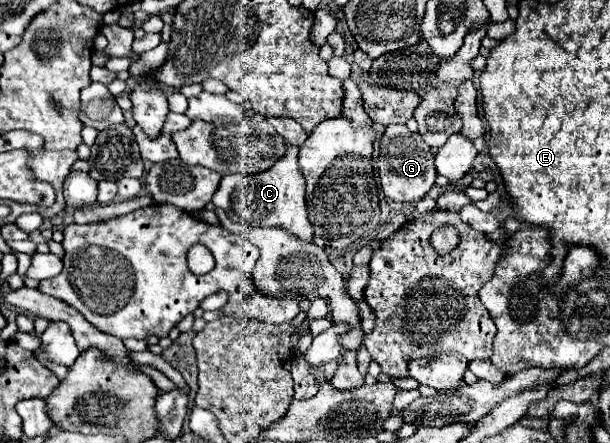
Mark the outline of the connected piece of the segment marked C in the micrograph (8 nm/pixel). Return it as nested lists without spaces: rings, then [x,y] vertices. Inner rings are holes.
[[[288,145],[286,155],[280,161],[276,161],[276,165],[266,173],[258,173],[252,177],[248,175],[222,177],[220,187],[212,197],[212,203],[218,209],[222,209],[226,217],[234,223],[242,223],[248,227],[282,227],[302,241],[312,241],[314,231],[308,221],[304,193],[306,183],[298,167],[298,147]]]

